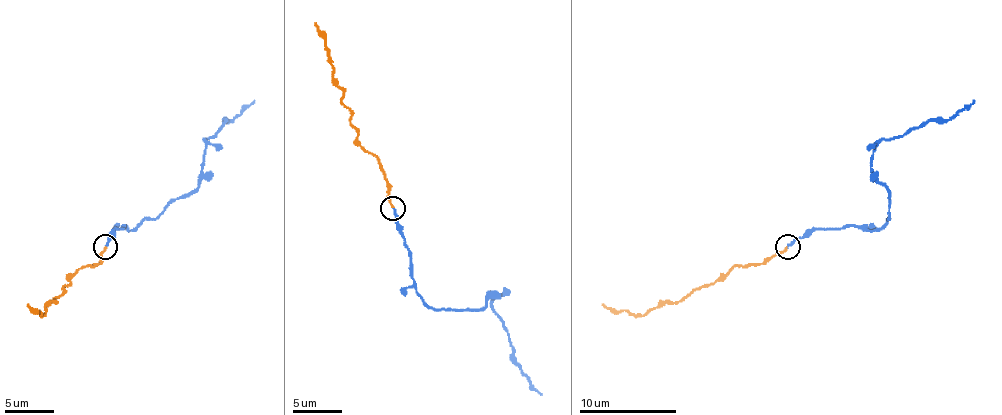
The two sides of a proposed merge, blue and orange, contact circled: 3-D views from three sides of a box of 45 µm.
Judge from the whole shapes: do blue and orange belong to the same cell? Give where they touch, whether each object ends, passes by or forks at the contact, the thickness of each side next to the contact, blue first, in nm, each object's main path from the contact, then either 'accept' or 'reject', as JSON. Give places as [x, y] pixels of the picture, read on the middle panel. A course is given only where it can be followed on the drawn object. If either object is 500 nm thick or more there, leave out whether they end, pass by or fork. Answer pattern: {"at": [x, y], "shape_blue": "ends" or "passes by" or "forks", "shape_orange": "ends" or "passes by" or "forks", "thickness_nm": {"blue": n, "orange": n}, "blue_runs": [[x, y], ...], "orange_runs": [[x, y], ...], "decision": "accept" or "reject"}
{"at": [393, 208], "shape_blue": "ends", "shape_orange": "ends", "thickness_nm": {"blue": 180, "orange": 150}, "blue_runs": [[393, 209], [420, 296], [432, 309], [481, 309], [491, 291], [513, 362], [542, 394]], "orange_runs": [[393, 206], [386, 174], [374, 155], [357, 140], [349, 111], [330, 65], [325, 35], [315, 23]], "decision": "accept"}

